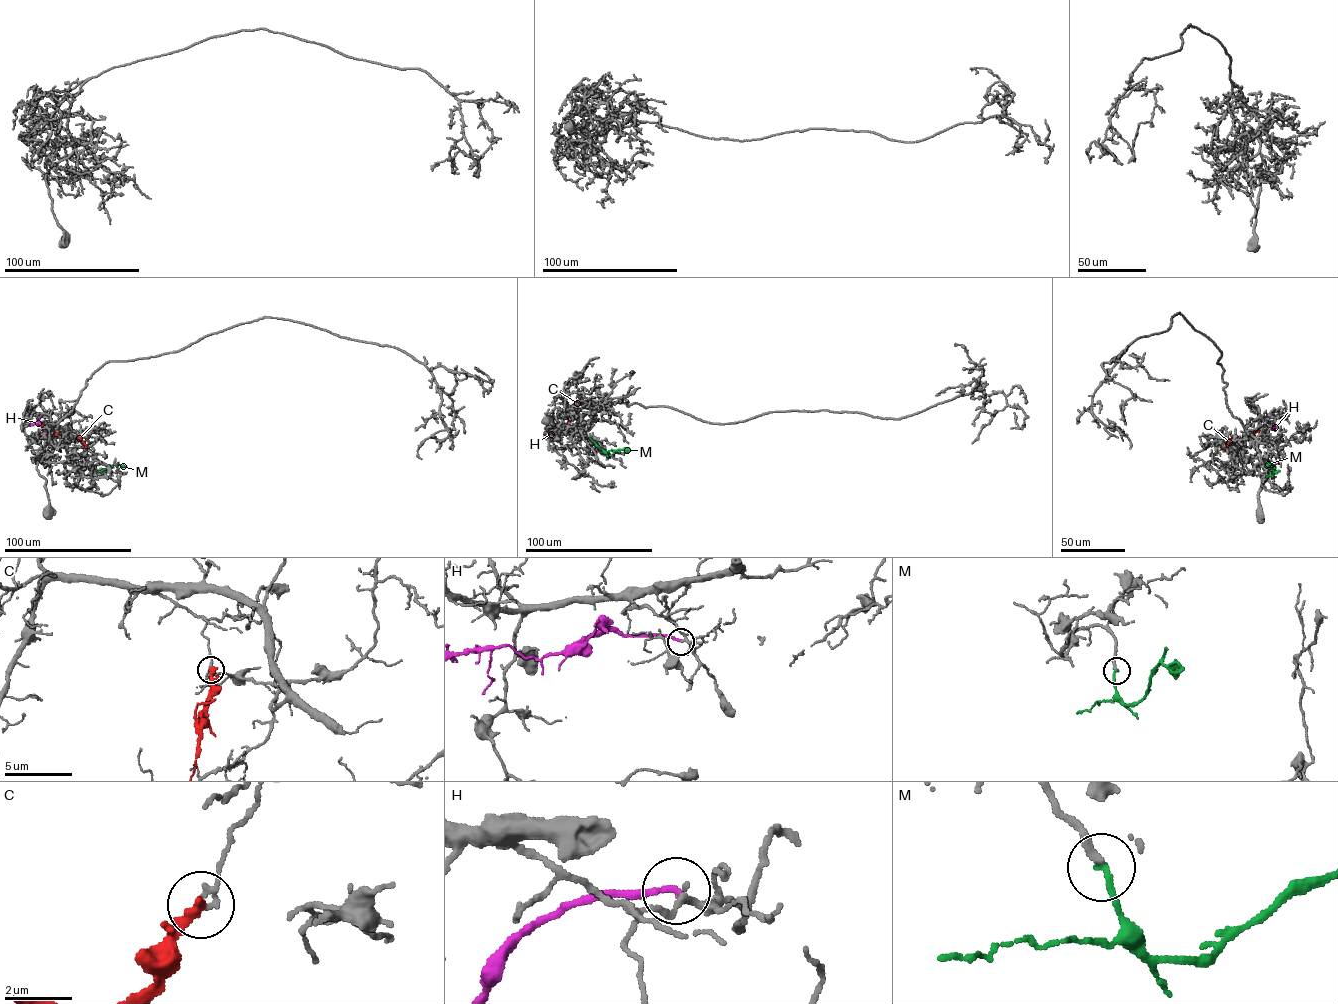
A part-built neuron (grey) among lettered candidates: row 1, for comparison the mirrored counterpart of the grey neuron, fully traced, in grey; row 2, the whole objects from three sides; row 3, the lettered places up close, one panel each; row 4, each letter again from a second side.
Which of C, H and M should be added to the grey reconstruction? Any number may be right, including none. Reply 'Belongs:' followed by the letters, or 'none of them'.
Belongs: M

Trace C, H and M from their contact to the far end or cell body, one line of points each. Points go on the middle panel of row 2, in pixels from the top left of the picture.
C: (569, 428), (570, 409), (585, 402), (604, 403), (609, 398)
H: (571, 432), (546, 433)
M: (595, 443), (606, 451), (631, 449)

